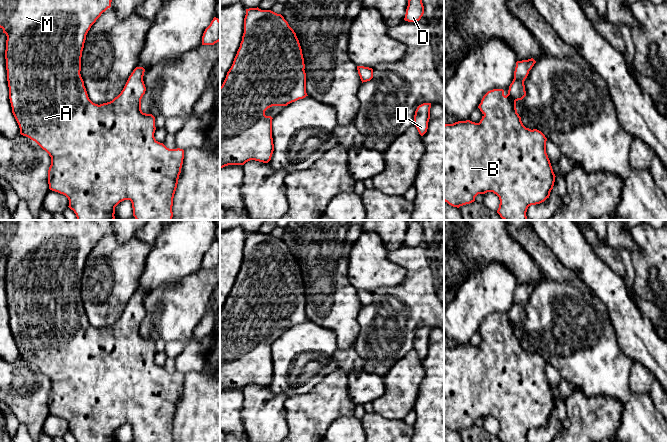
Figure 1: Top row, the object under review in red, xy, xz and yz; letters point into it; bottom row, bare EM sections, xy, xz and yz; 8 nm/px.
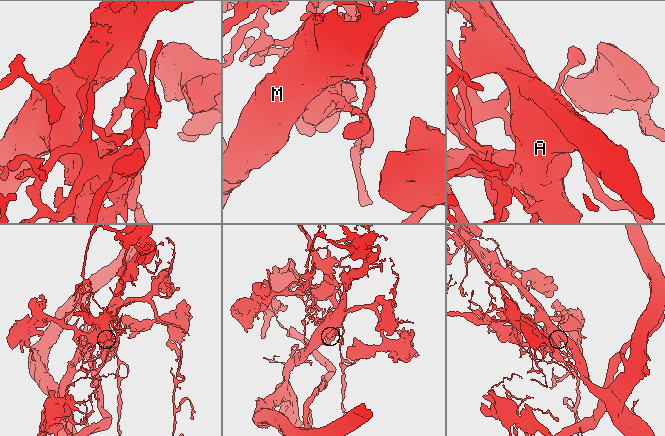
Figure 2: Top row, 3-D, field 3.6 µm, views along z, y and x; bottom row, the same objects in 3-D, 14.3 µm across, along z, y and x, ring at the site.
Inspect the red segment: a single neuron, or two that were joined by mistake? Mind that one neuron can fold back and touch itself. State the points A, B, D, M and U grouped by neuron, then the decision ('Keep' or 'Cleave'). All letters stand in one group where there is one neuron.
Groups: A B D M / U. Cleave

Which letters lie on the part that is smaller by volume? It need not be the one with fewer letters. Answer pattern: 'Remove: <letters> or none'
Remove: U

